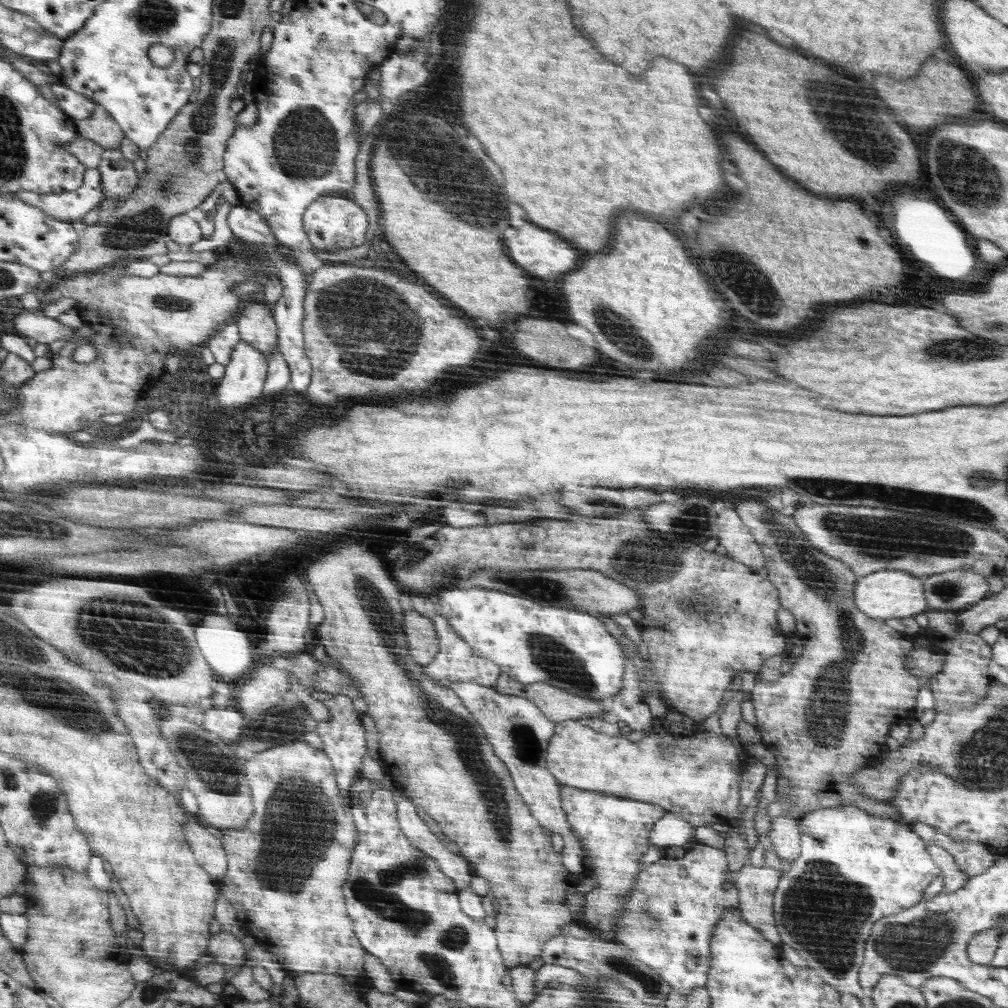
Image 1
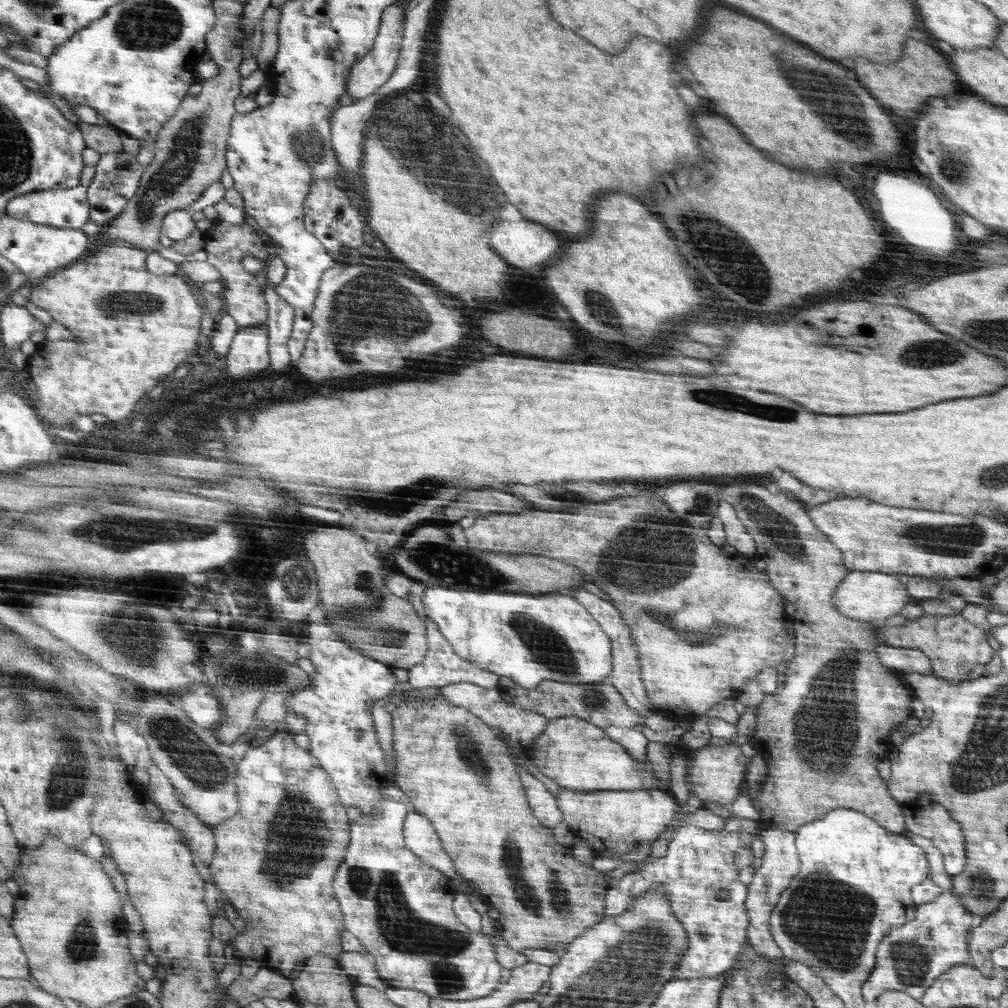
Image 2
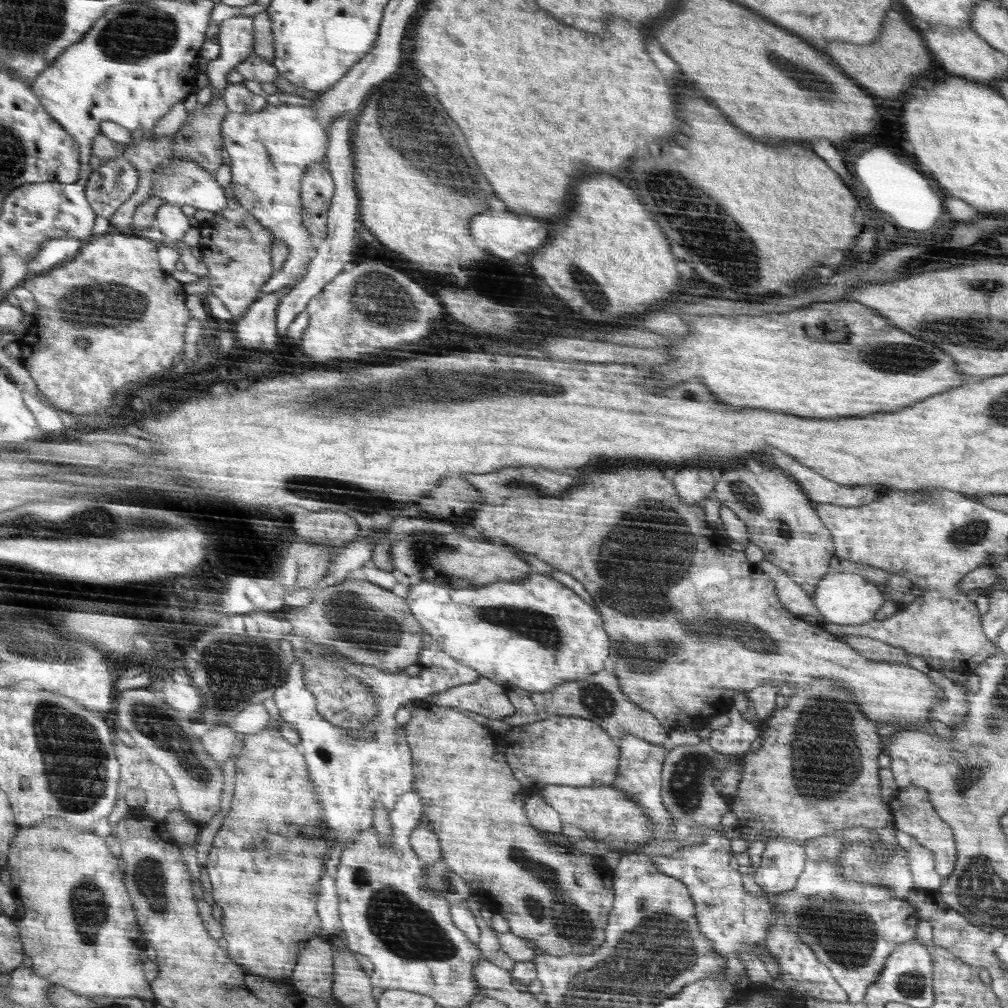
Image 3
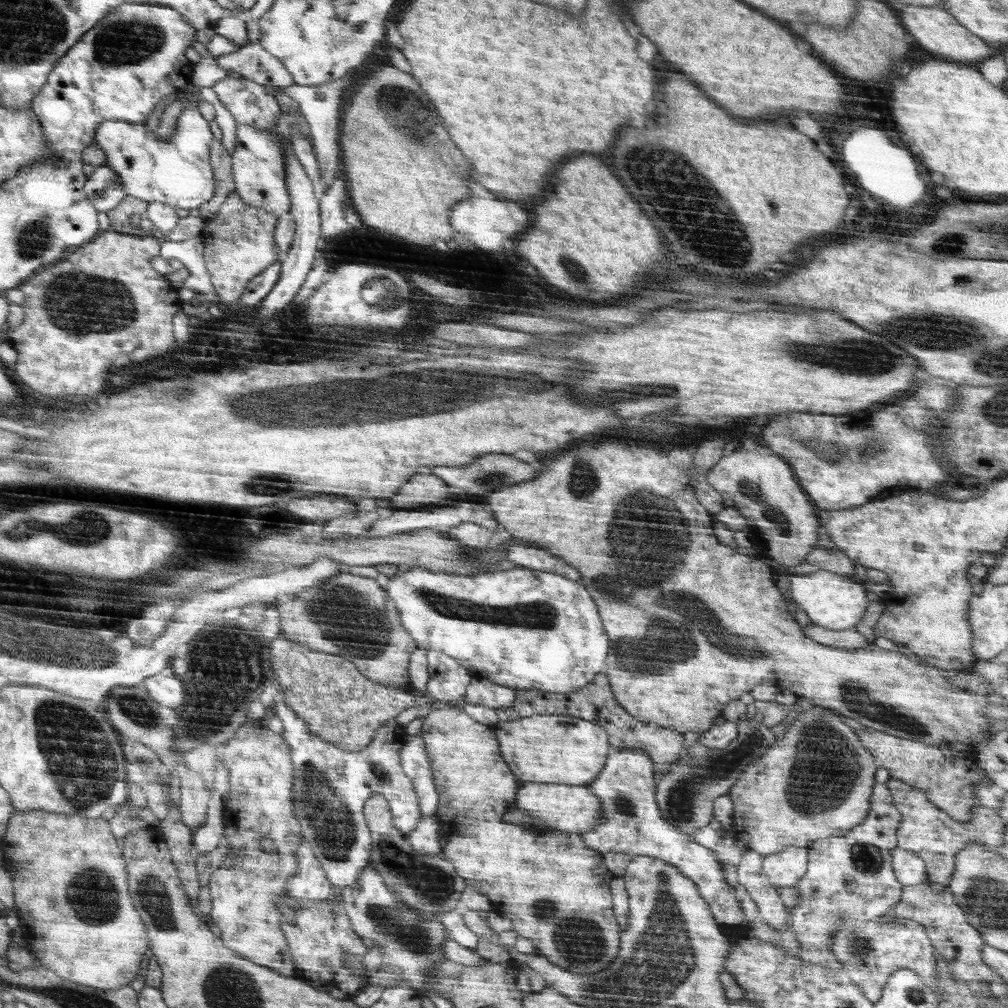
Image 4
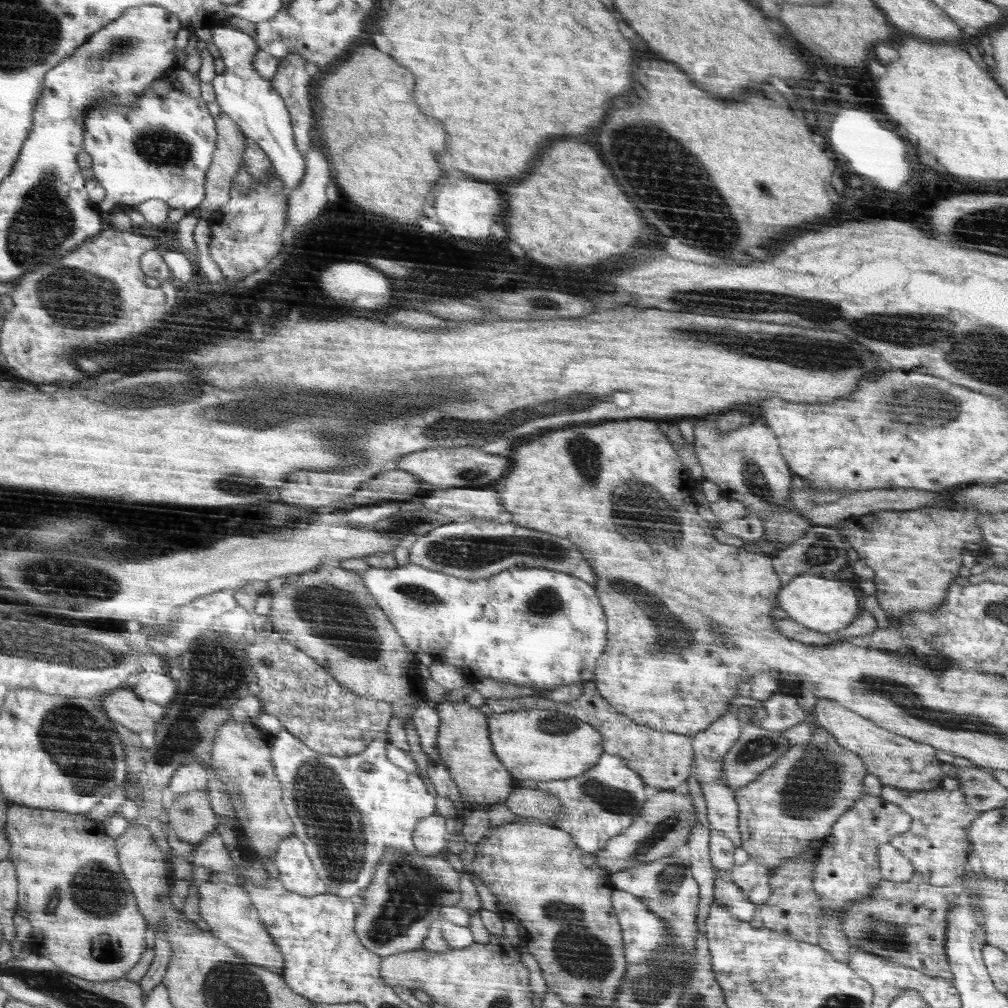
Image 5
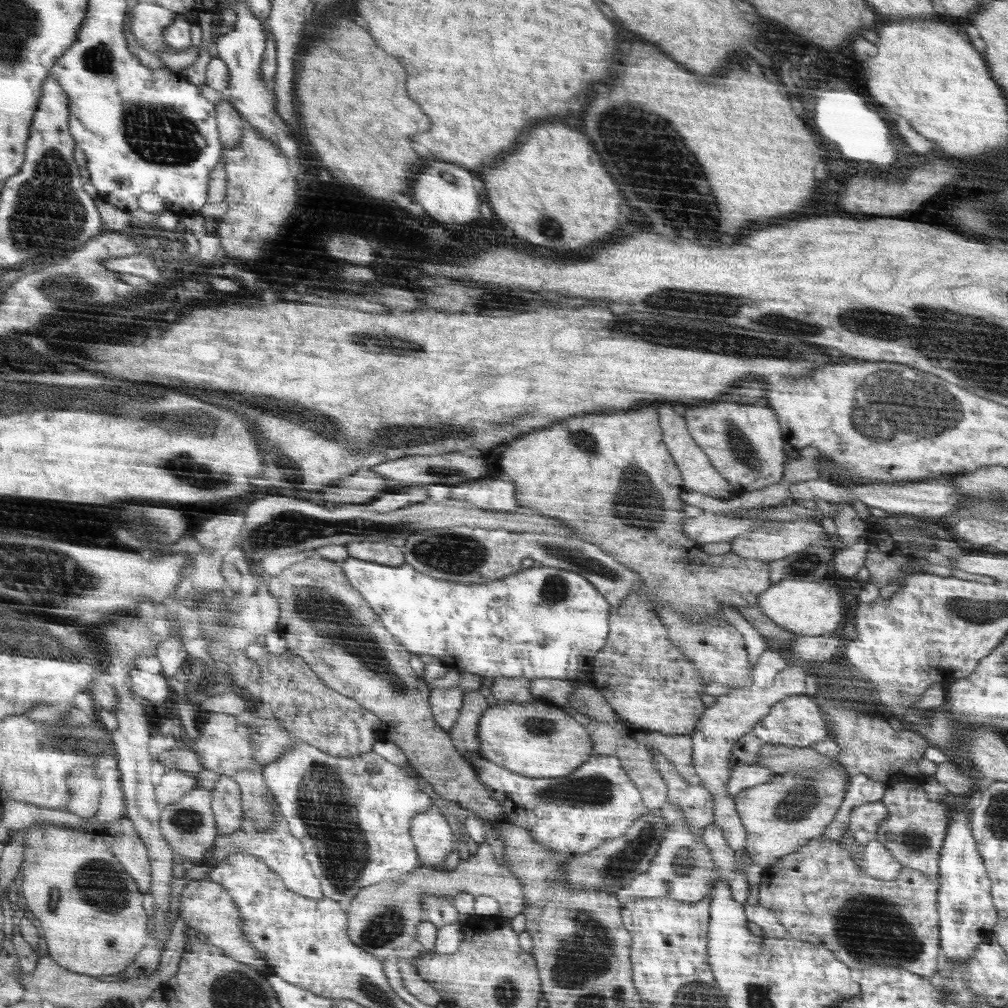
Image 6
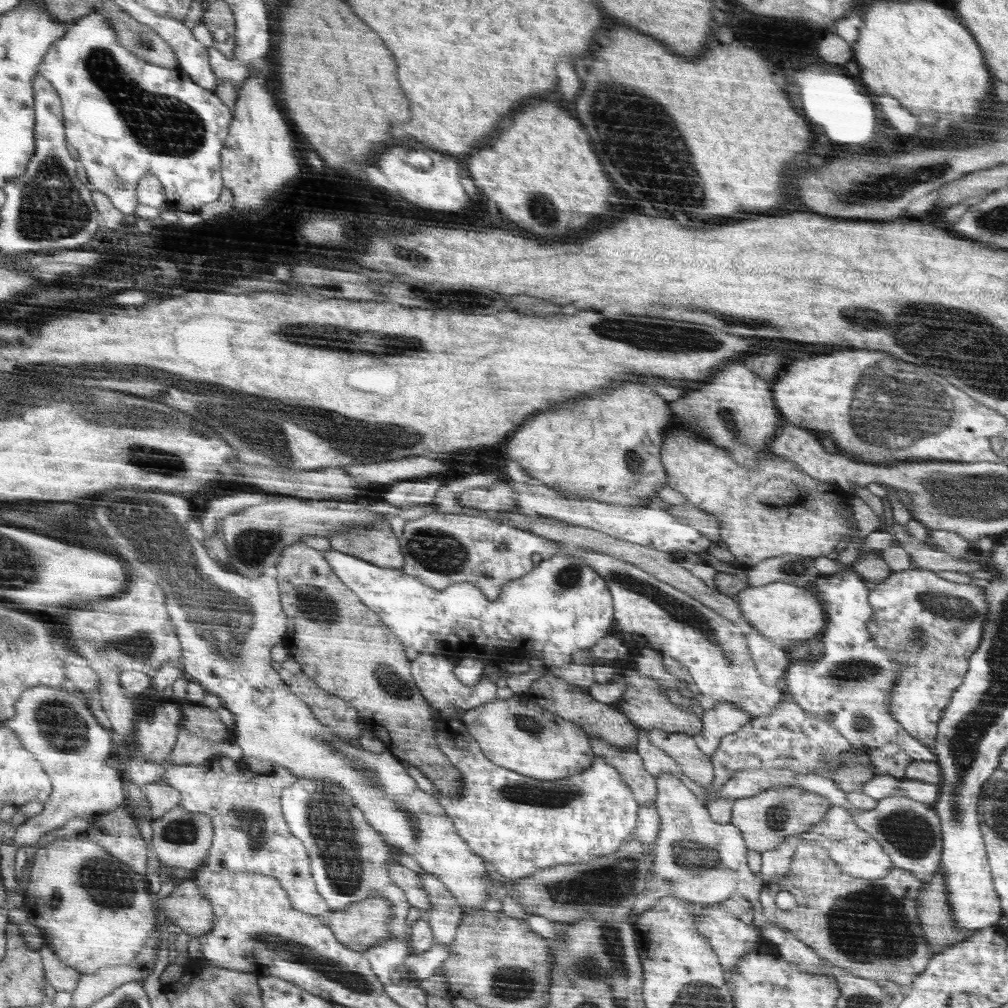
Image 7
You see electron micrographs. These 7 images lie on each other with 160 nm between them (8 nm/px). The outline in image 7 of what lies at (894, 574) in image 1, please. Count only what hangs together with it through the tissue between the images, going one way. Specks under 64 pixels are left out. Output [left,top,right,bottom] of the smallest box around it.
[734,582,828,650]

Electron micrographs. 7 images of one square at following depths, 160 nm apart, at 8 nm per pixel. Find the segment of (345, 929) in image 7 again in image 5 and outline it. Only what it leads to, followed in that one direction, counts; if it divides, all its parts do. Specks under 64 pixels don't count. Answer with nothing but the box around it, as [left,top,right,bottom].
[356,848,460,957]

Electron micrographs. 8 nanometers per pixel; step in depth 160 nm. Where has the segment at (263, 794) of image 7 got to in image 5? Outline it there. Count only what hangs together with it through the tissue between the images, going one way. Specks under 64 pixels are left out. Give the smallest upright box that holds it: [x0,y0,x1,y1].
[271,835,327,896]

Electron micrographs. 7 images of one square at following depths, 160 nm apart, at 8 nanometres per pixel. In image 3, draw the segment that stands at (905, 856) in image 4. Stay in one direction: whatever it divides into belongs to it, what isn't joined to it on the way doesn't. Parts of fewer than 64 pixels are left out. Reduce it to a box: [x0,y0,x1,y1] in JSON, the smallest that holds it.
[896,829,943,889]

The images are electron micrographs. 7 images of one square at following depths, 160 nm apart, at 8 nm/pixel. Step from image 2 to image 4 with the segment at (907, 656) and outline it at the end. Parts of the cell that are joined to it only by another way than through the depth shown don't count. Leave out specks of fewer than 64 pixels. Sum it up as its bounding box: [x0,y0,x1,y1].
[802,623,874,649]

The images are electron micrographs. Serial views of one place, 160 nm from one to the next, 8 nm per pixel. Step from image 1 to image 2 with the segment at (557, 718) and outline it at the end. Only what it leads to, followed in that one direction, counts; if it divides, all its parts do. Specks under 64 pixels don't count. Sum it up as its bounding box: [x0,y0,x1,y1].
[496,676,645,730]

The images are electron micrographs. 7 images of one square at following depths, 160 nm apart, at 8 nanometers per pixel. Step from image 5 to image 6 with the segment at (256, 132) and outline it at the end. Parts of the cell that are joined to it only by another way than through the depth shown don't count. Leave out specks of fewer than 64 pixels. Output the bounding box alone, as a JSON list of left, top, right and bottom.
[216,1,286,143]

